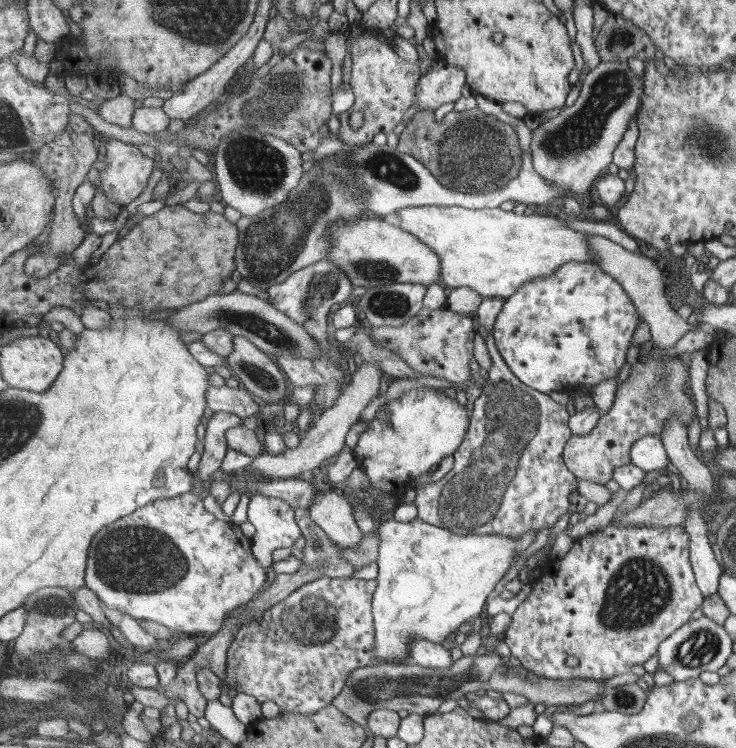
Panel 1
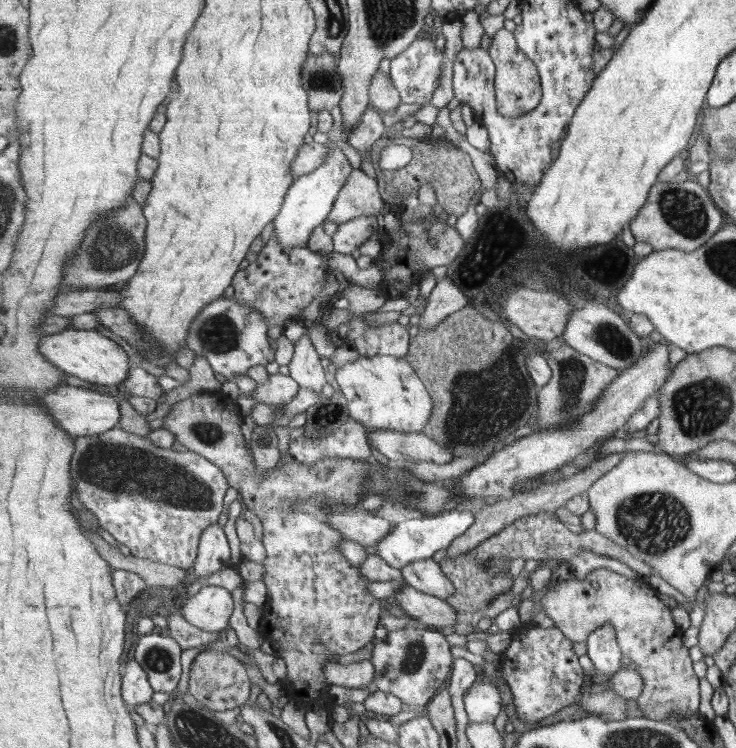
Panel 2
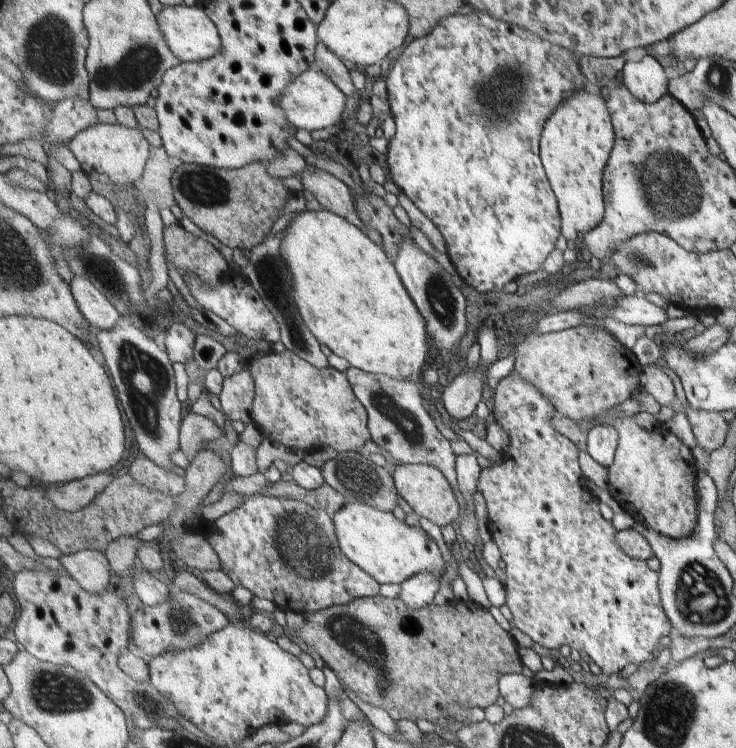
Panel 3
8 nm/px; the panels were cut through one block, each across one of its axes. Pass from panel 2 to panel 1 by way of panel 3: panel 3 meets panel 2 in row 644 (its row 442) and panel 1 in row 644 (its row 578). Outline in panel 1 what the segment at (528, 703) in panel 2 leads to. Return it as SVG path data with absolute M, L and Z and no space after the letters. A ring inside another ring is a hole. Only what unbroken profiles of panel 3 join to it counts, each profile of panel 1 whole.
M609 524L599 532L575 539L571 550L563 558L550 560L545 564L542 574L533 581L532 591L518 606L513 614L511 627L503 634L504 642L511 650L511 654L521 662L521 666L539 676L553 680L571 680L572 678L605 680L631 672L633 666L643 665L655 654L658 654L662 642L676 630L687 625L687 622L692 620L691 616L697 608L702 609L705 596L698 585L693 562L690 559L690 544L691 536L687 533L685 526L616 526Z

